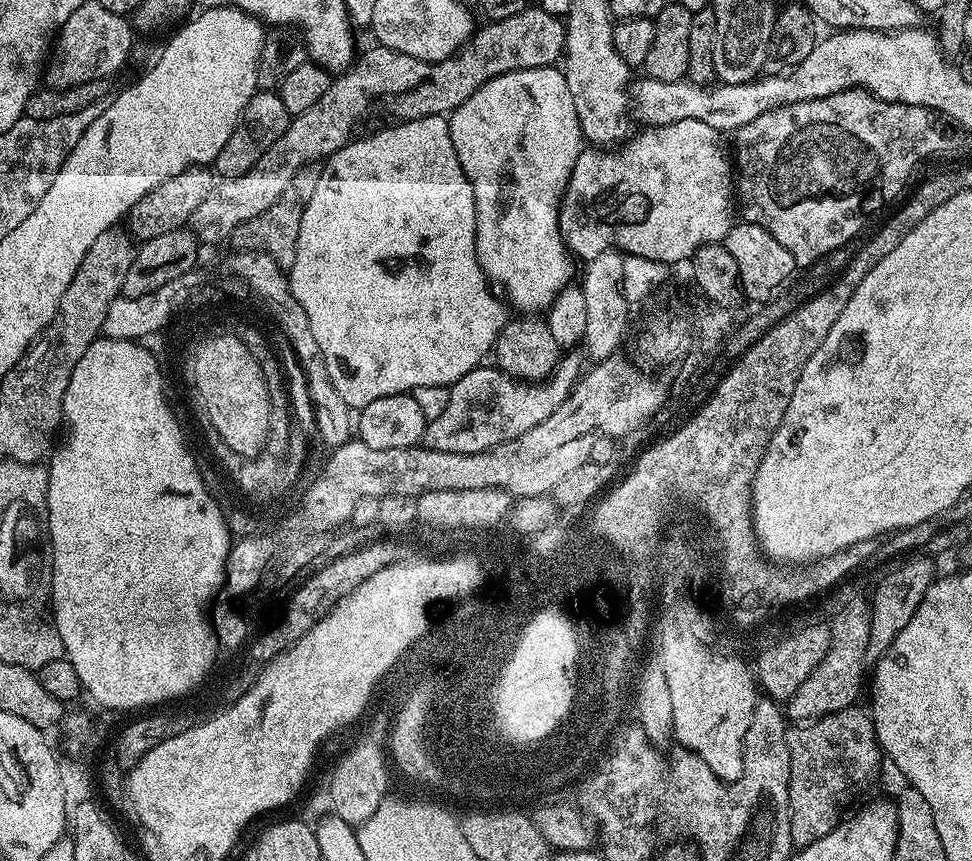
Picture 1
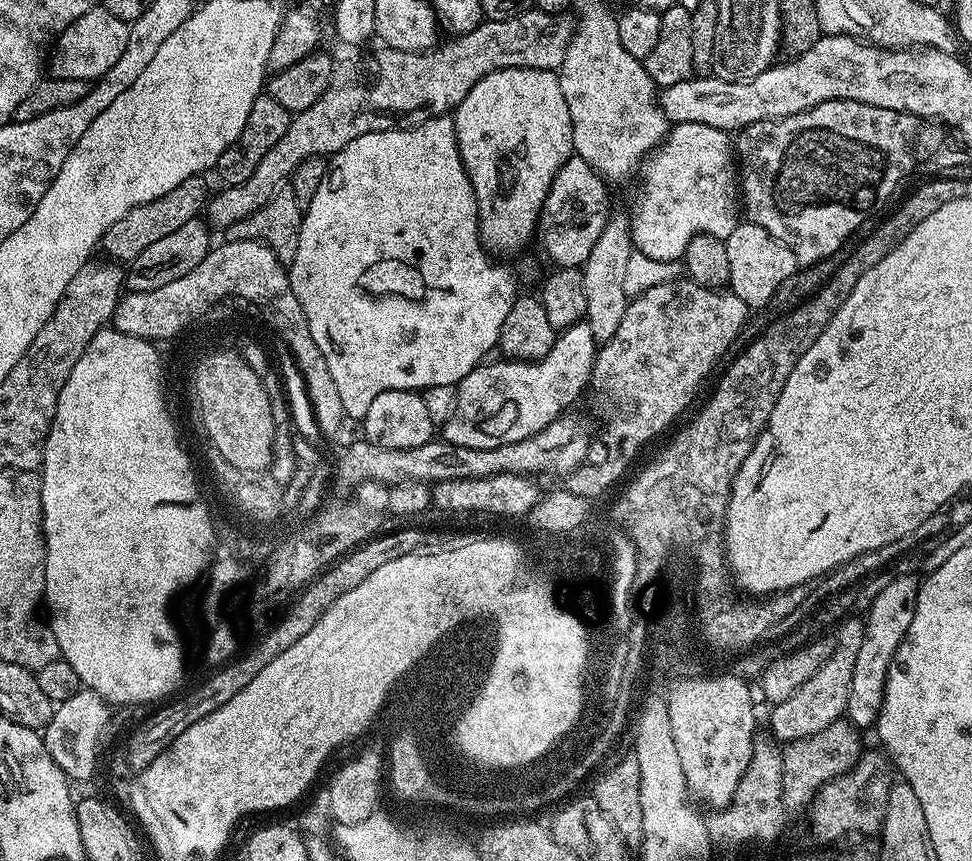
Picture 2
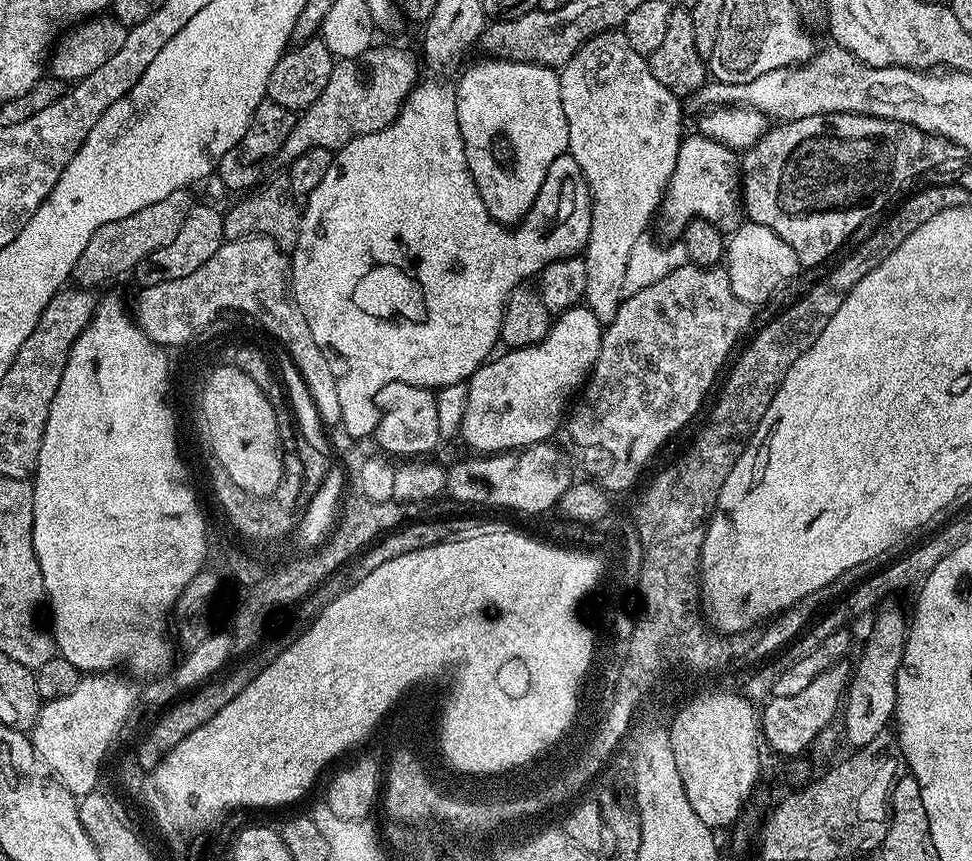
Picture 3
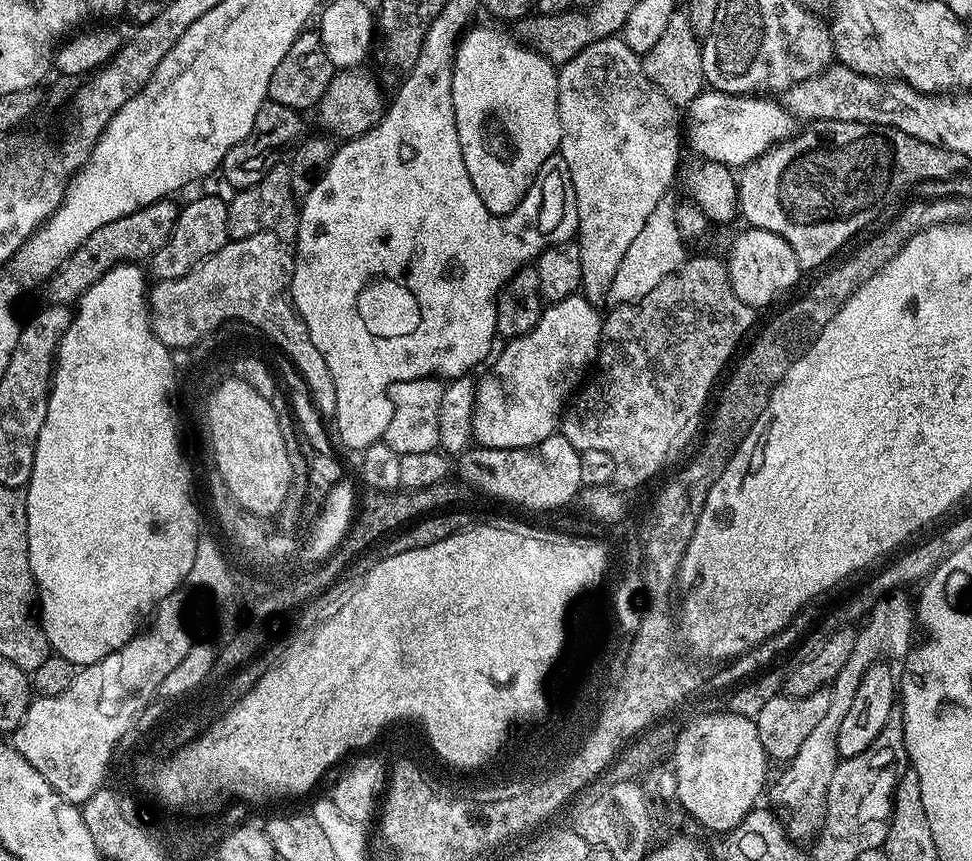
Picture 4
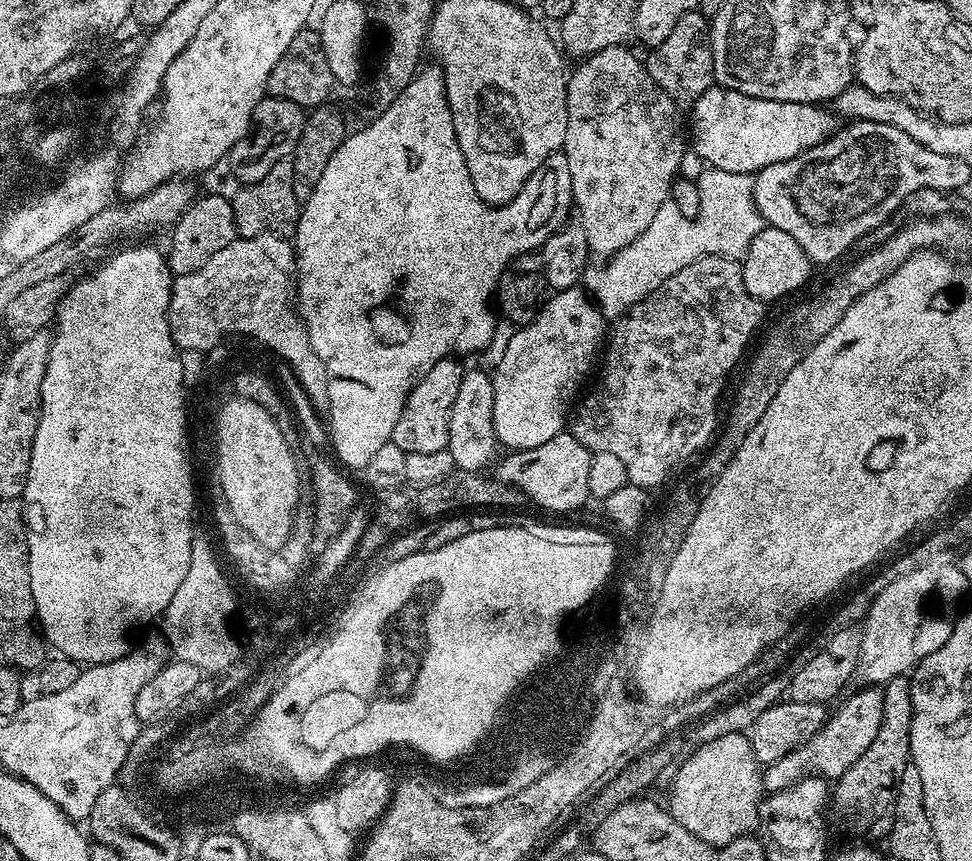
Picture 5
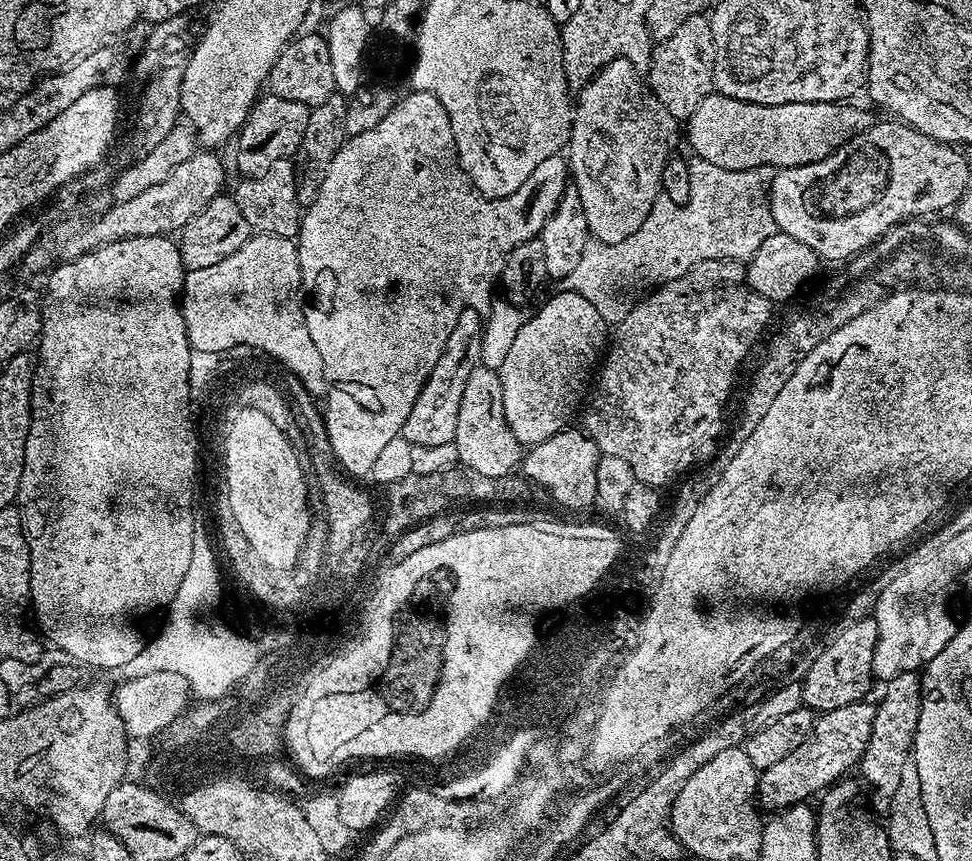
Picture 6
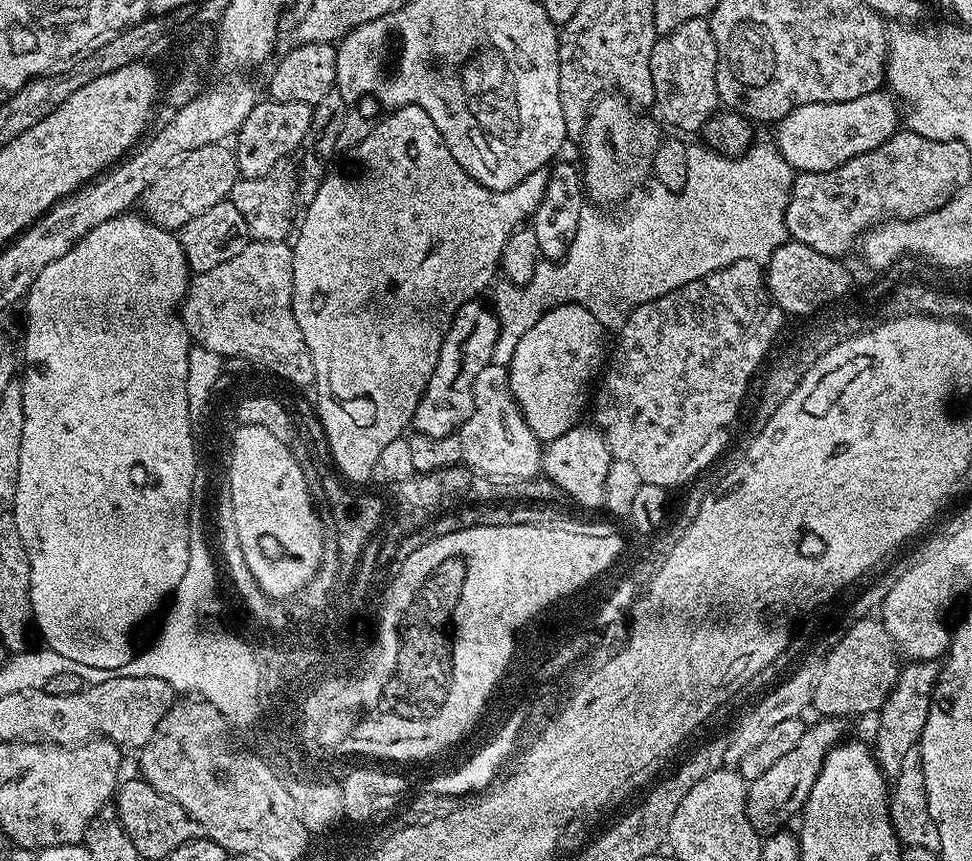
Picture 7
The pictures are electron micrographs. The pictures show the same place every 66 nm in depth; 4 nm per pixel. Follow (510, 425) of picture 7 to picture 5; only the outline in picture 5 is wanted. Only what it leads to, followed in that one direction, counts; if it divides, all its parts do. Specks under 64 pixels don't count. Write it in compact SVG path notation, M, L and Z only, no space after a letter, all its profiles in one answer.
M479 366L469 367L462 378L462 386L458 386L458 394L454 397L454 406L450 410L450 438L448 439L447 450L454 454L454 462L457 469L465 472L479 472L487 469L497 459L498 441L496 431L492 425L492 407L494 406L494 386L492 377L485 369Z

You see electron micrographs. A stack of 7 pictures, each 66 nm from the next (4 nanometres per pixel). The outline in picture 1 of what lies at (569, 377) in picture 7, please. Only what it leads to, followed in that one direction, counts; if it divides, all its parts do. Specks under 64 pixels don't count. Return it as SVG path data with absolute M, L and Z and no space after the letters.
M576 354L561 355L552 375L539 383L516 379L495 366L481 366L451 385L446 410L438 418L428 421L424 430L423 447L450 450L450 454L484 452L504 440L526 434L538 422L546 422L576 386L582 375Z

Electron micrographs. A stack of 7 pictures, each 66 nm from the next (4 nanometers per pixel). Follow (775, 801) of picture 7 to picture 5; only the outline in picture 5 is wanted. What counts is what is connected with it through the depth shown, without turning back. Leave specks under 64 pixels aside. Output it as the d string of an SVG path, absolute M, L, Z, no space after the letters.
M864 686L859 690L861 692L854 693L833 716L831 713L805 744L763 769L762 788L765 793L791 788L796 781L809 775L810 770L835 782L842 774L846 774L846 770L850 770L850 766L854 766L854 762L858 762L858 758L862 758L862 754L866 754L866 750L870 750L870 742L878 738L878 726L882 726L884 694L876 686Z

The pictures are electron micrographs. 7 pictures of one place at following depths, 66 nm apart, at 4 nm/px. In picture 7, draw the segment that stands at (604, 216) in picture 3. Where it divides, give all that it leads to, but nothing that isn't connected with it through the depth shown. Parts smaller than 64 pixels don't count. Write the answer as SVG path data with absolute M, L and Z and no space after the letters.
M601 99L591 109L582 133L584 187L587 199L596 206L627 201L651 177L652 155L658 150L662 139L661 125L655 119L652 121L648 116L635 116L631 103L615 99Z

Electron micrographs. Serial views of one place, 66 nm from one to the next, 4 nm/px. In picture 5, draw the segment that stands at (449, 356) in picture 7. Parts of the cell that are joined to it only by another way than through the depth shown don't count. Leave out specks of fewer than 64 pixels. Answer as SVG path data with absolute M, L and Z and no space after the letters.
M456 358L439 360L433 368L421 376L402 406L402 410L392 421L391 444L410 454L434 454L434 450L448 447L450 438L450 410L454 406L454 397L466 371Z

